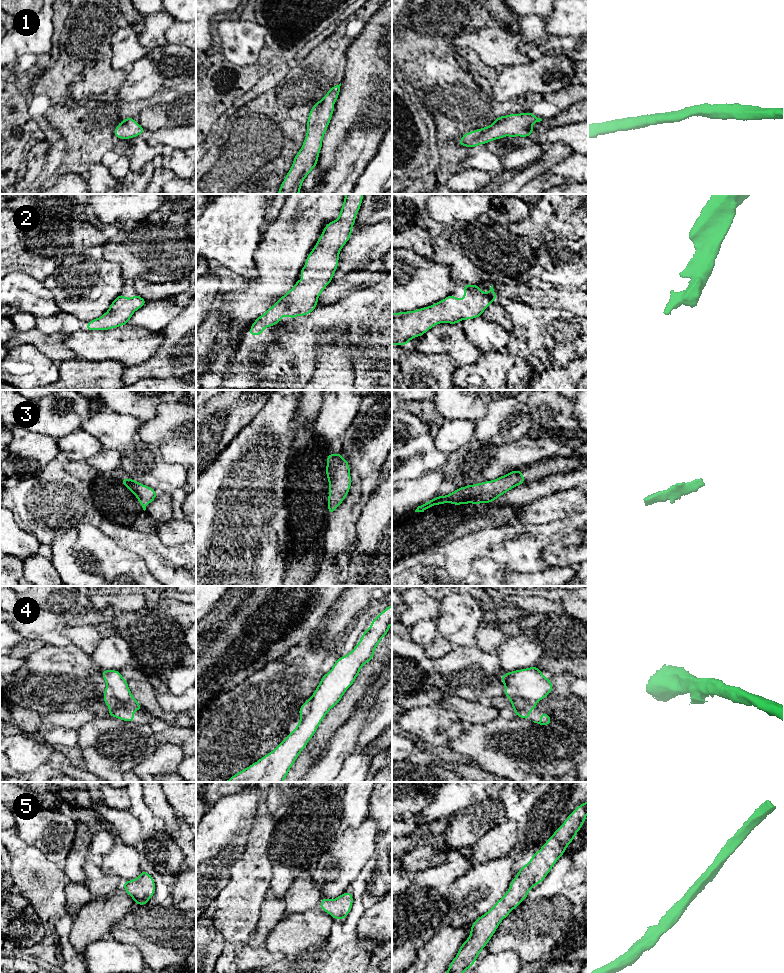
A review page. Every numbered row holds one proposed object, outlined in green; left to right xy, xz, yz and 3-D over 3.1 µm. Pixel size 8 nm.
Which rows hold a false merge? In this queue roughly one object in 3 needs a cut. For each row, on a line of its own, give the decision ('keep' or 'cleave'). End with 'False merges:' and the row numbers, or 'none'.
1: keep
2: keep
3: keep
4: cleave
5: keep
False merges: 4

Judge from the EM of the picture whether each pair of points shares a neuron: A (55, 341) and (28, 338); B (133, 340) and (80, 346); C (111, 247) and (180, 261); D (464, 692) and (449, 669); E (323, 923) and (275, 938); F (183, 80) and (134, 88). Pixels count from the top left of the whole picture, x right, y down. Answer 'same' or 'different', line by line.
A: same
B: same
C: same
D: same
E: same
F: same

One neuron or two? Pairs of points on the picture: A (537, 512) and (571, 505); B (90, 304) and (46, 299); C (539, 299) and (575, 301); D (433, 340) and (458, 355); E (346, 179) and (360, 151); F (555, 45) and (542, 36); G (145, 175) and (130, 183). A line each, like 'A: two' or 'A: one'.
A: one
B: two
C: one
D: one
E: one
F: two
G: one

